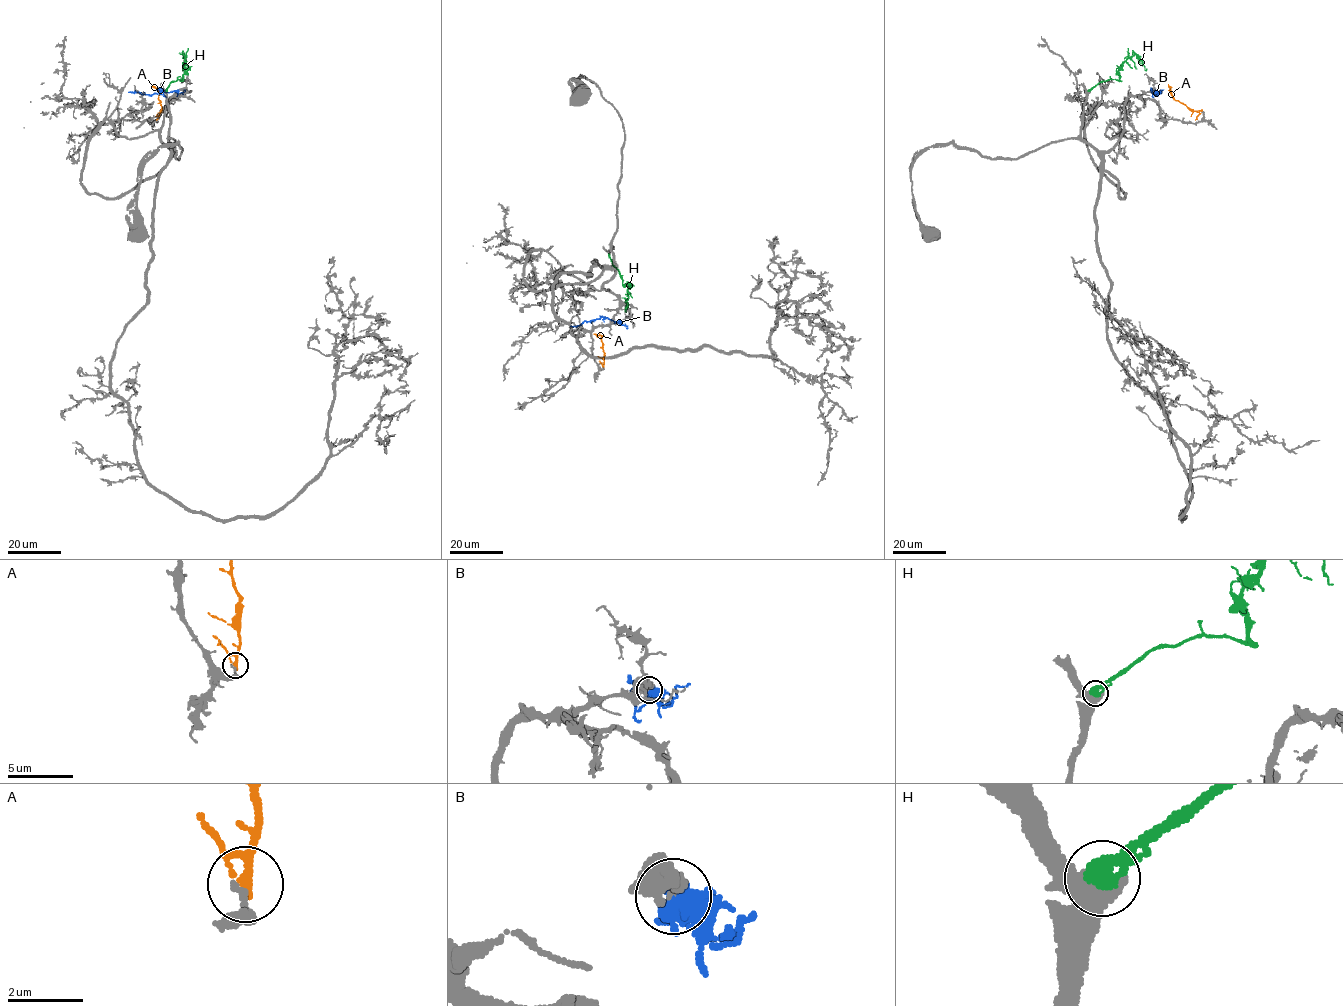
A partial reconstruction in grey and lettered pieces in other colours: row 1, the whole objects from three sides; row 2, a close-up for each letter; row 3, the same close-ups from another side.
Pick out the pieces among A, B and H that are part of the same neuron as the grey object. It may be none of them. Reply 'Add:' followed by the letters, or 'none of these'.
Add: B, H

